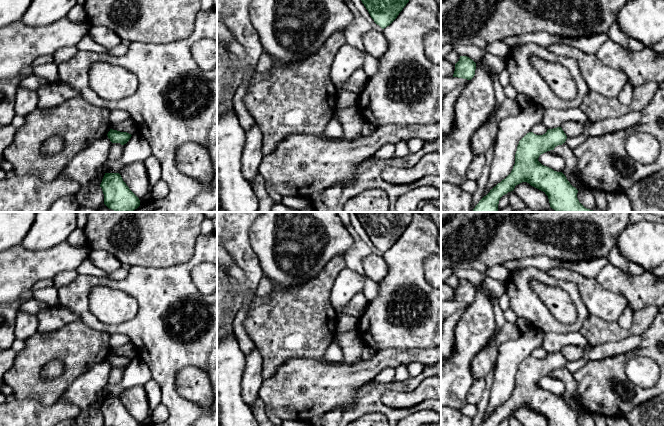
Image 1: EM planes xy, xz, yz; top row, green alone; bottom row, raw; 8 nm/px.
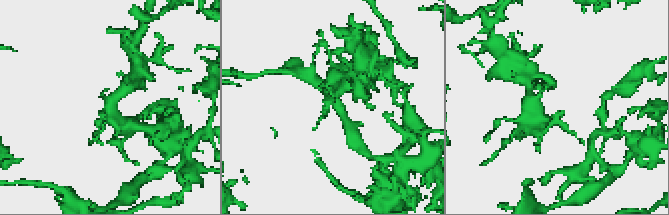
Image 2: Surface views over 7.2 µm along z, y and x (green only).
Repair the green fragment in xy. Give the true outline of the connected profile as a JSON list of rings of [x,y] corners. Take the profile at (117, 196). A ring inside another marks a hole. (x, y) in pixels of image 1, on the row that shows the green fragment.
[[[105,173],[100,187],[104,194],[104,204],[115,212],[133,212],[140,206],[139,198],[119,173]]]

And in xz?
[[[361,0],[371,18],[382,29],[389,26],[409,0]]]

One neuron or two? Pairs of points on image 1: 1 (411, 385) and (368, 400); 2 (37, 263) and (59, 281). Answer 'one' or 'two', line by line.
1: one
2: two

